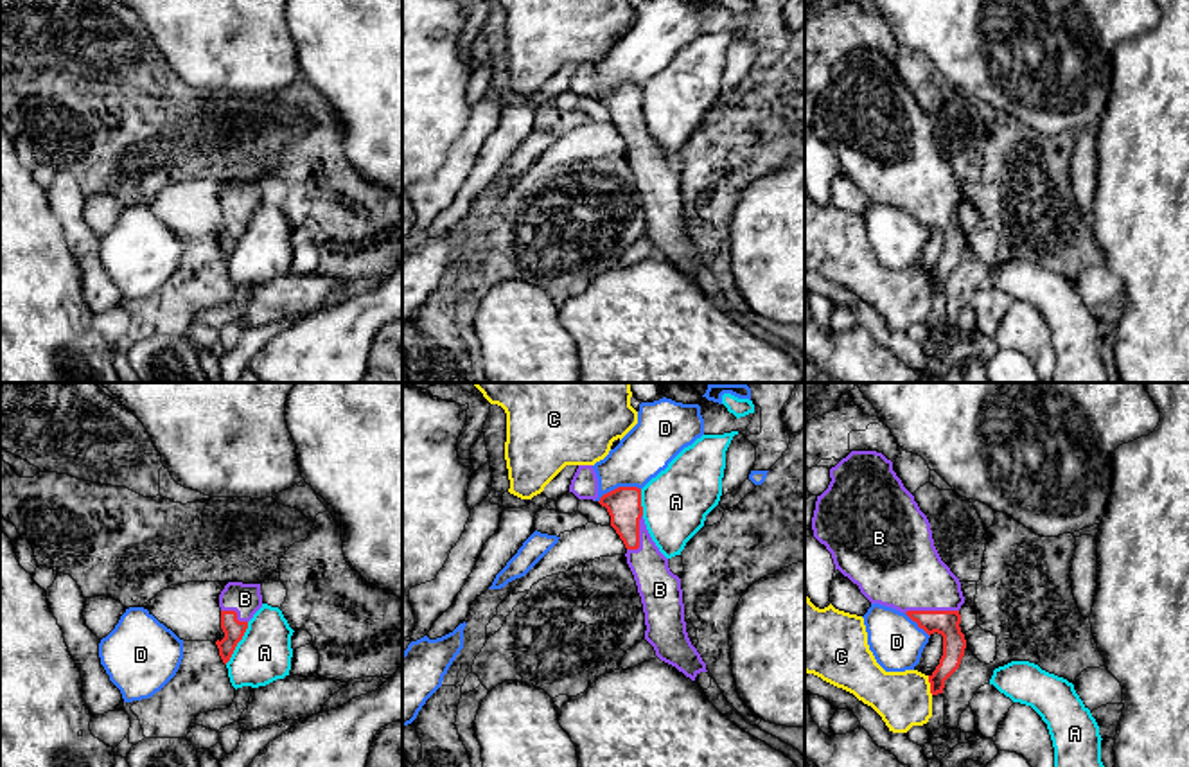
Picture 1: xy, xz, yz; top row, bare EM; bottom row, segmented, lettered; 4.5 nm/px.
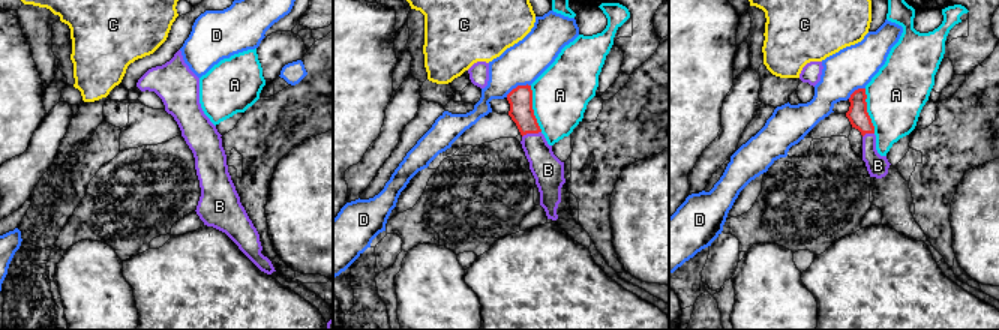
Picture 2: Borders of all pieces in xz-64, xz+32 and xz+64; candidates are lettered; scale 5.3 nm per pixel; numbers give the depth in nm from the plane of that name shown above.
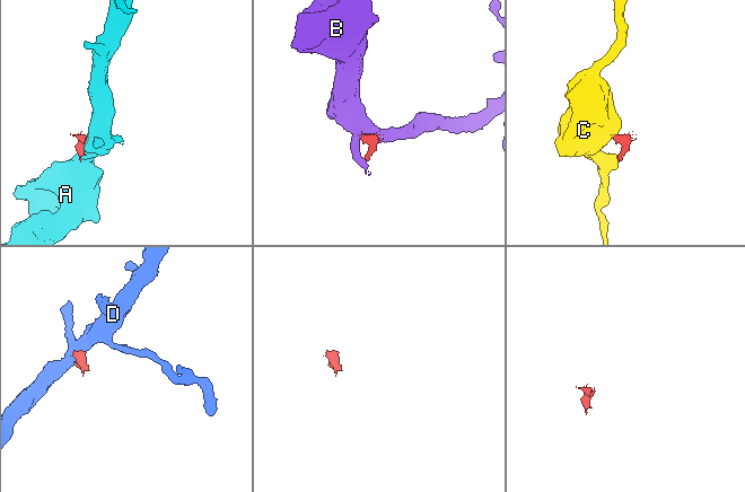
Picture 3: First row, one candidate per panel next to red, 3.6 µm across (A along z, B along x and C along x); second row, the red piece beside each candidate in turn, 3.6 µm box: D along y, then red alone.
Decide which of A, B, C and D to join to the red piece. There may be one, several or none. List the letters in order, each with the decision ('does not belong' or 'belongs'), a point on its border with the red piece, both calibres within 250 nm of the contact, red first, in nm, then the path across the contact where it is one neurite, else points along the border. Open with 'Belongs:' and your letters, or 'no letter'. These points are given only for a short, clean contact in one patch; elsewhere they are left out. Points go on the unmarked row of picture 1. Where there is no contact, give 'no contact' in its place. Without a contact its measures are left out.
Belongs: B
A: does not belong | xy (237, 239) | 90/240 nm | along xy (248, 220), (243, 236), (225, 261)
B: belongs | yz (931, 209) | 110/380 nm | across yz (943, 220), (931, 209), (931, 196), (898, 164)
C: does not belong | yz (931, 282) | 110/240 nm | along yz (927, 273), (933, 291)
D: does not belong | xz (618, 85) | 160/240 nm | along xz (640, 85), (615, 85), (598, 99)

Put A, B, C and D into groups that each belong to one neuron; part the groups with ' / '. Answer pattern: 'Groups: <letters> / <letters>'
Groups: A / B / C / D

